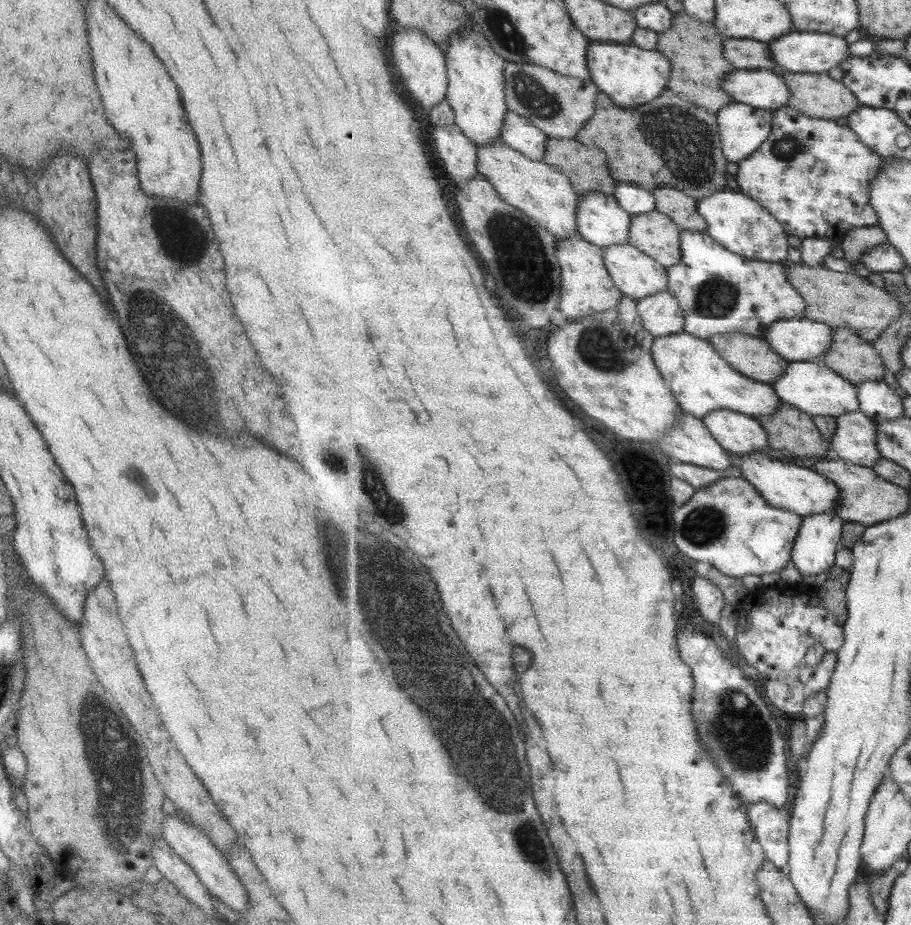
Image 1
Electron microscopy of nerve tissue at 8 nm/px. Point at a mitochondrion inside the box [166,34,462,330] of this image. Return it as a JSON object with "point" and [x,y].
{"point":[399,99]}

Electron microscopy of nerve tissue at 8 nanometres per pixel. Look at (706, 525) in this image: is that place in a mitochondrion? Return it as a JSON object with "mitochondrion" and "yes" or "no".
{"mitochondrion":"yes"}

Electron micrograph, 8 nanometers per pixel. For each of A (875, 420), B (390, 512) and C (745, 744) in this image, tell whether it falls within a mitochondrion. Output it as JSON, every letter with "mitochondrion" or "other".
{"A":"other","B":"mitochondrion","C":"mitochondrion"}

